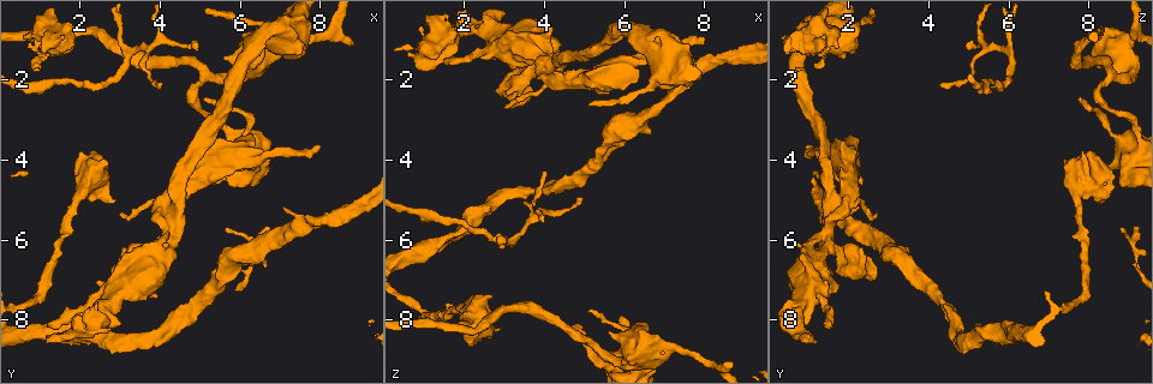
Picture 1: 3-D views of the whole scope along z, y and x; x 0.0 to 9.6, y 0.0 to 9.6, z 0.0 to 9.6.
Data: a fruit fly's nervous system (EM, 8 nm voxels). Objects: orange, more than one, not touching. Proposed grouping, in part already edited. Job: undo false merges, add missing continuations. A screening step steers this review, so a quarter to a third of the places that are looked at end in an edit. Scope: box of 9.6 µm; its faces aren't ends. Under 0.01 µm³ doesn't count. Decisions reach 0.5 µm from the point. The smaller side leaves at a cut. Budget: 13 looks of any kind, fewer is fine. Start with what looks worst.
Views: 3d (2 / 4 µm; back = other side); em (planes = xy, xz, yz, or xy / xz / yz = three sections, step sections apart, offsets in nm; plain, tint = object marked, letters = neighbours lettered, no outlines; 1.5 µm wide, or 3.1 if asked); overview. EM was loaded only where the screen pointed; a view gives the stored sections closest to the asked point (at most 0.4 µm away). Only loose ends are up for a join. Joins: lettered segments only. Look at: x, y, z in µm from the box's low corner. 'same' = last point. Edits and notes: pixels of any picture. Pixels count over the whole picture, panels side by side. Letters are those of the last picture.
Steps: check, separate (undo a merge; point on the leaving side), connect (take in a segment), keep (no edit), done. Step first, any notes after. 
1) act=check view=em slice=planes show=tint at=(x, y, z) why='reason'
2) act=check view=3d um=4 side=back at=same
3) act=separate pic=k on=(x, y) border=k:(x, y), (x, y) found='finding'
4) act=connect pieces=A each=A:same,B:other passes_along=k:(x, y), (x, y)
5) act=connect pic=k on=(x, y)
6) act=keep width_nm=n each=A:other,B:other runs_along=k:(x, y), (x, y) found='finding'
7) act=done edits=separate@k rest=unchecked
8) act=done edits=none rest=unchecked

act=check view=3d um=2 at=(8.05, 3.70, 0.90) why='long arm stops here'

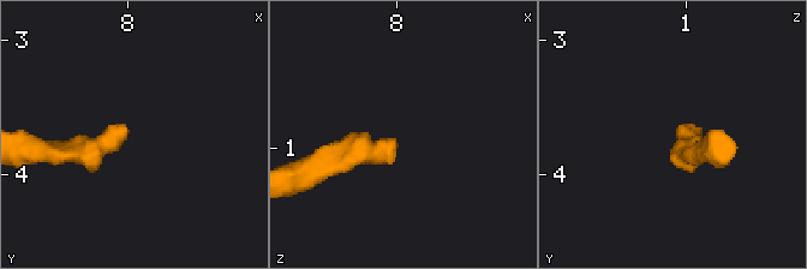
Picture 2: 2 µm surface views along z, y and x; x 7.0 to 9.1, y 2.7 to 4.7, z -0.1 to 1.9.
act=check view=em slice=yz step=4 show=tint at=(7.98, 3.68, 0.94) why='shape alone is not enough'

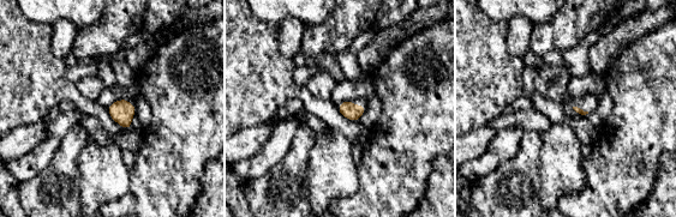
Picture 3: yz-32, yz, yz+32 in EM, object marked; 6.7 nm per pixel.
act=check view=em slice=planes show=letters at=same

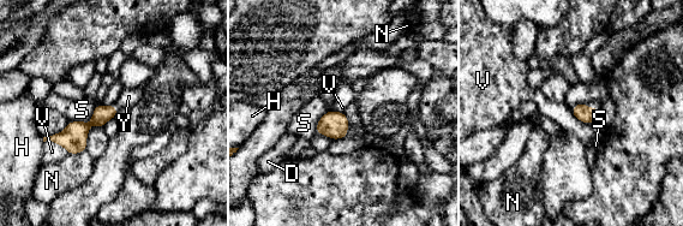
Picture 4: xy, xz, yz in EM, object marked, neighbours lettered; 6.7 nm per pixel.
act=connect pieces=Y width_nm=120 each=D:other,H:other,N:other,S:other,V:other,Y:same passes_along=4:(586, 114), (592, 107), (592, 103) found='it goes on there'

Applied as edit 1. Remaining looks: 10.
act=check view=overview

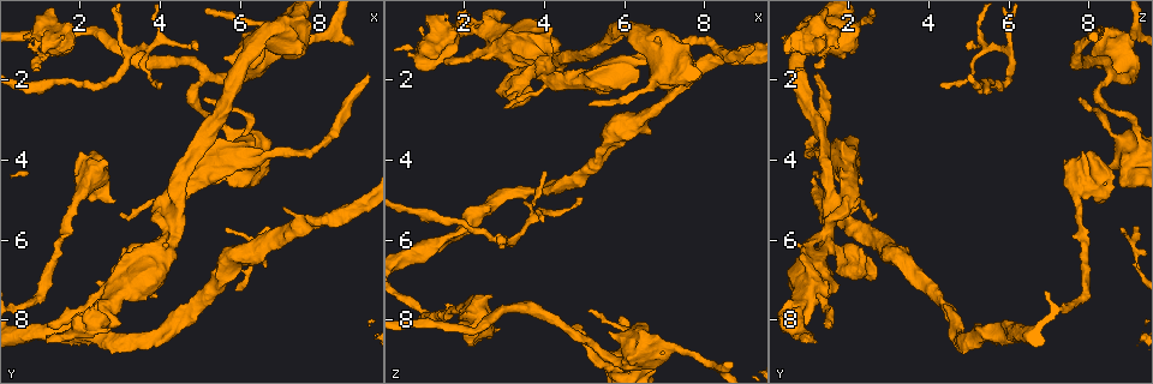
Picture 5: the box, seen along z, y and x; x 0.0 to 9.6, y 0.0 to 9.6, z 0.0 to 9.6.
act=check view=em slice=planes show=letters at=(4.95, 1.25, 5.05) why='branch stops here'

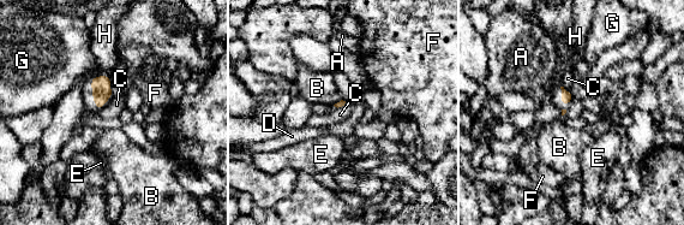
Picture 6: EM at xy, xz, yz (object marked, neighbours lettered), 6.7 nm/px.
act=keep each=A:other,B:other,C:other,D:other,E:other,F:other,G:other,H:other border=6:(562, 86), (570, 93) found='none of them fits'

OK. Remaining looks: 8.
act=check view=em slice=xz step=4 show=tint at=(2.65, 4.10, 7.35) why='branch stops here'

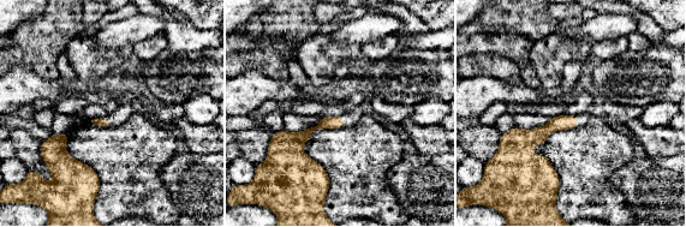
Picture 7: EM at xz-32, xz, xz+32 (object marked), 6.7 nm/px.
act=check view=em slice=xy step=8 show=letters at=same why='cut it another way'

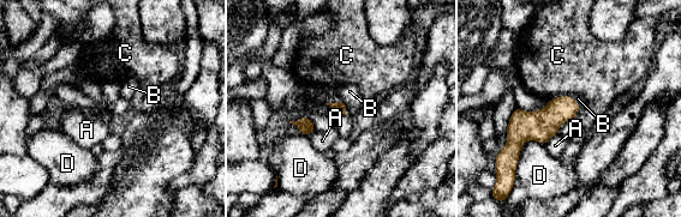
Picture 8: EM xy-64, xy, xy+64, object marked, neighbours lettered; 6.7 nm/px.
act=connect pieces=B each=A:other,B:same,C:other,D:other found='it goes on there'

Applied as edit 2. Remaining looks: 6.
act=check view=overview why='redraw'

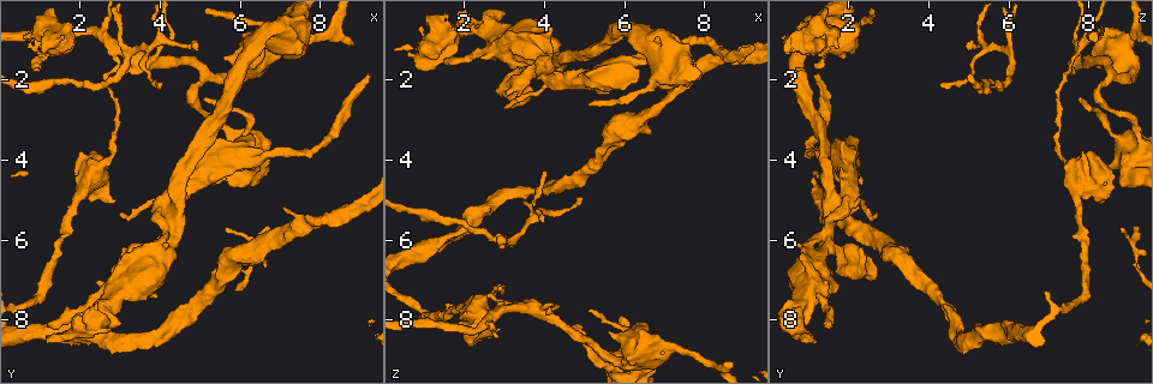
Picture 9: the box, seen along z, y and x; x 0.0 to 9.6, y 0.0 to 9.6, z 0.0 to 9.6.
act=check view=em slice=xz step=4 show=letters at=(3.95, 6.35, 1.40) why='abrupt turn'

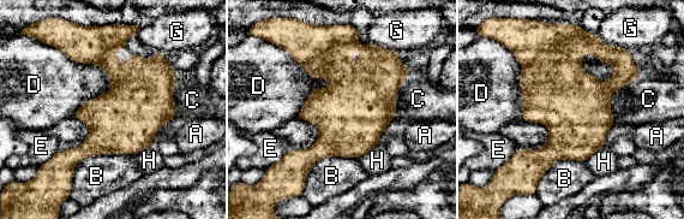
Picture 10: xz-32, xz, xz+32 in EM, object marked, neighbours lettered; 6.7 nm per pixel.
act=check view=em slice=planes show=letters at=same why='another direction'

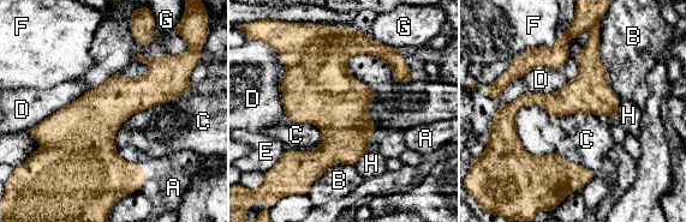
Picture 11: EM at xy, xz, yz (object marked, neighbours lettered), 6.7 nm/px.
act=separate pic=11 on=(290, 40) width_nm=130 longest_contact=C:650nm each=A:other,B:other,C:other,D:other,E:other,F:other,G:other,H:other found='two cells meet here'

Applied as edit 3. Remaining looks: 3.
act=done edits=connect@4,connect@8,separate@11 rest=unchecked

